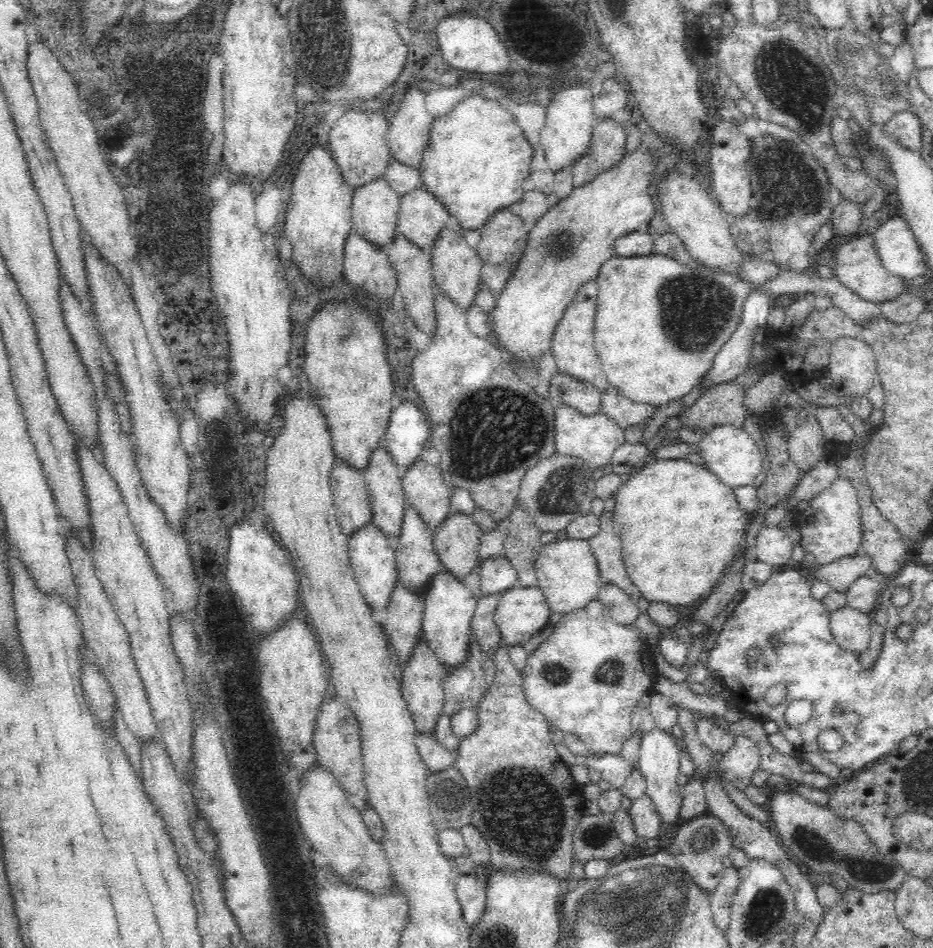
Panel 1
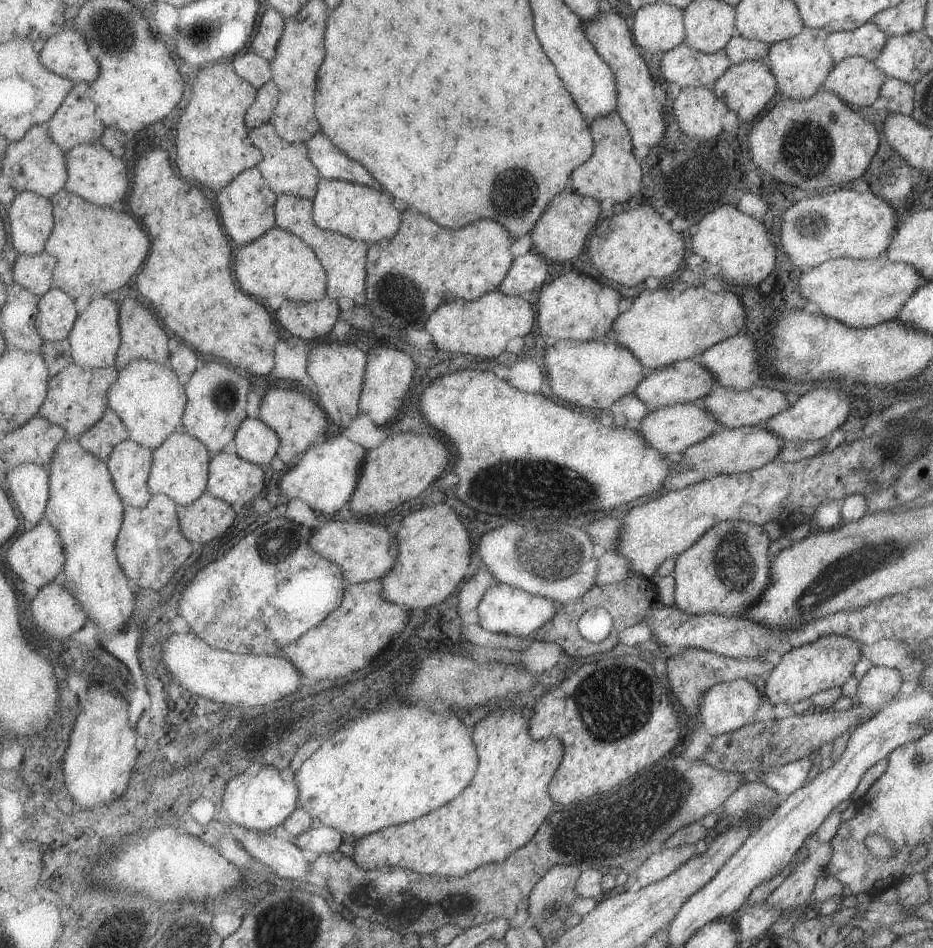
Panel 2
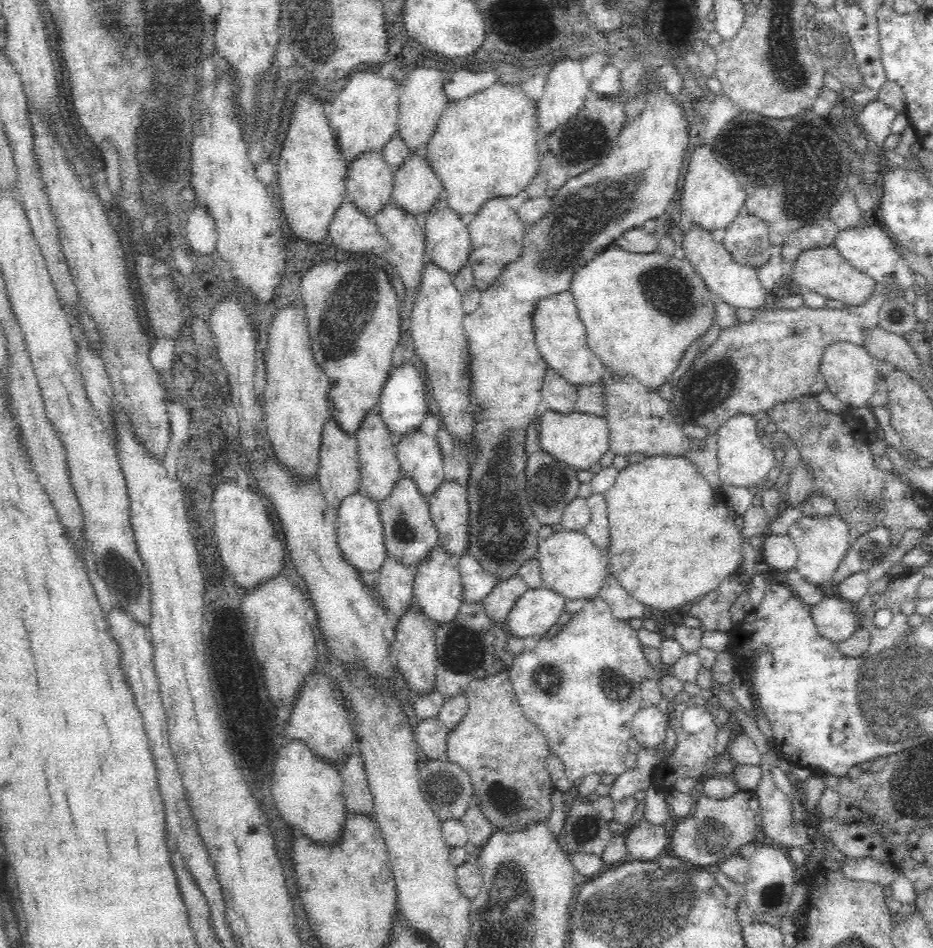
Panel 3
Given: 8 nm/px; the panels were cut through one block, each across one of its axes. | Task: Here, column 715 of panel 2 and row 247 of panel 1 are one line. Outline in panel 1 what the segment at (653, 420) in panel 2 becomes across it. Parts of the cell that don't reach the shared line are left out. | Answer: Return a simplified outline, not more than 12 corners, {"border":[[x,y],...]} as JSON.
{"border":[[423,185],[400,198],[396,232],[432,254],[451,215]]}

